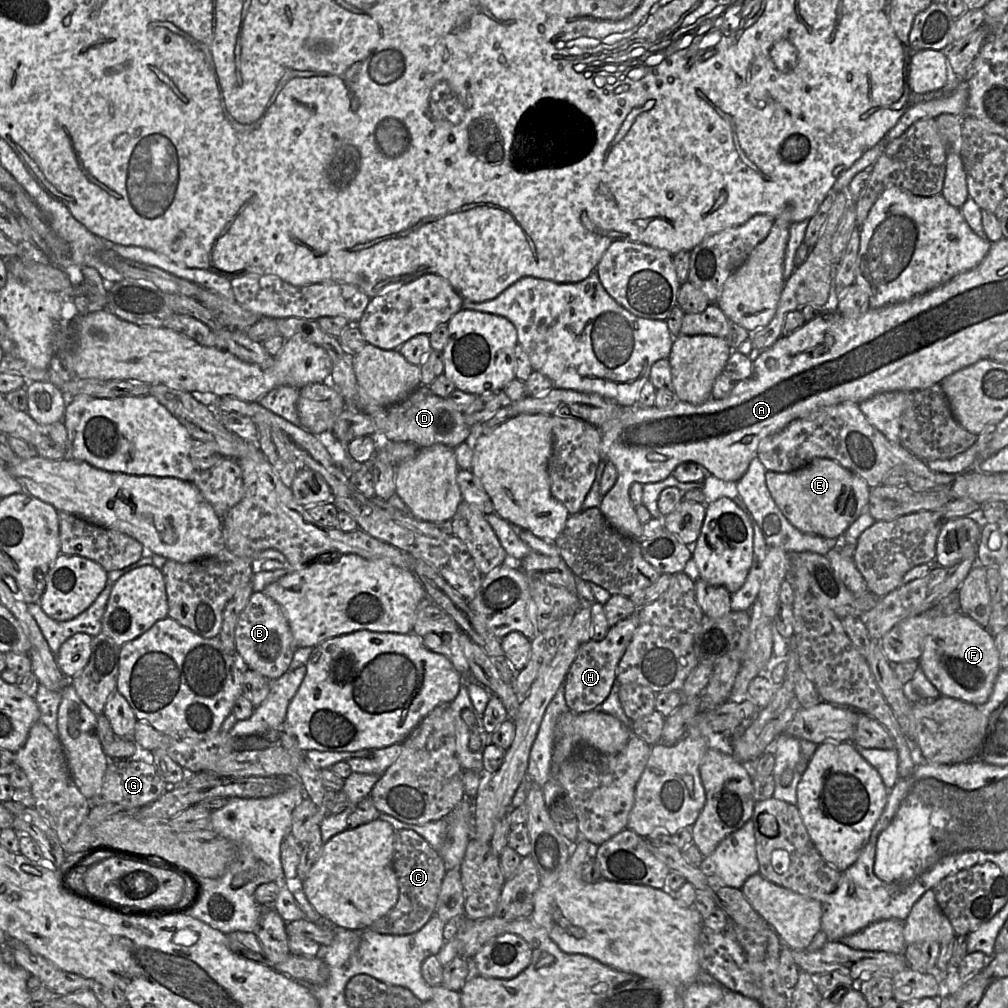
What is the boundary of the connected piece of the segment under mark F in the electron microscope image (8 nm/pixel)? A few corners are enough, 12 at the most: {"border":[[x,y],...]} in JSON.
{"border":[[960,611],[933,621],[918,661],[940,695],[988,701],[992,633]]}

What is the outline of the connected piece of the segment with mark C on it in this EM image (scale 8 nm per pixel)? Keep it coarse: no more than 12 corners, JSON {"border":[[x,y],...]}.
{"border":[[396,831],[398,900],[368,928],[407,935],[436,912],[446,873],[430,844]]}

